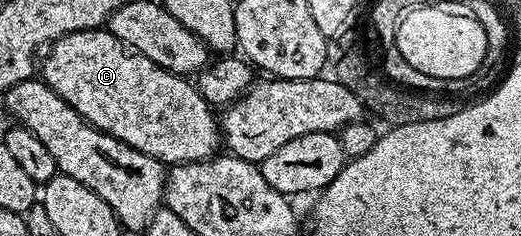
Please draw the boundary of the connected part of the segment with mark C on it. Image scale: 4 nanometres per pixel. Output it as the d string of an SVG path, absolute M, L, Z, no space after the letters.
M108 29L80 30L65 34L50 45L47 53L42 81L97 130L115 136L123 144L143 152L148 158L156 158L162 164L203 161L218 153L223 142L219 118L214 107L203 100L196 85L188 77L172 74L170 70L156 66L147 60L147 56L138 50L132 50Z

